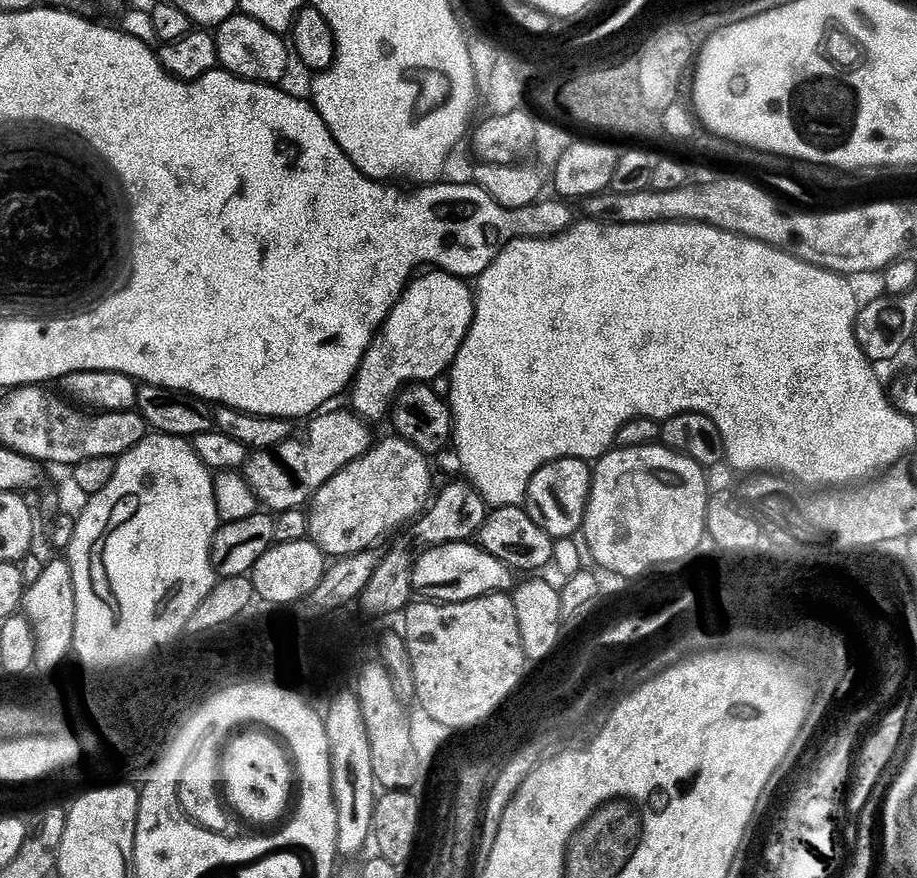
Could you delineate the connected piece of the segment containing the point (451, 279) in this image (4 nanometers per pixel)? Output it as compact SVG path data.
M428 270L417 275L404 289L400 300L390 310L384 325L380 327L372 344L366 350L364 361L360 363L360 369L356 371L356 379L350 388L351 411L365 422L380 420L383 416L385 419L396 397L405 388L413 384L428 384L434 378L445 375L456 361L458 350L474 322L475 309L476 297L467 279L451 276L449 272L439 270Z

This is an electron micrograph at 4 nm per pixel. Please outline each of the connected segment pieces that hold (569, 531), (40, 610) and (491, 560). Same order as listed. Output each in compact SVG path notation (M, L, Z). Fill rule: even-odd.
M566 458L543 464L538 474L530 478L527 512L530 519L533 519L554 541L575 537L583 529L584 515L588 509L588 495L592 489L592 473L589 461Z
M49 559L45 563L42 574L38 574L38 582L27 585L22 612L27 616L36 636L35 661L44 665L44 668L52 667L57 662L65 662L64 650L70 647L74 639L75 624L74 578L67 559Z
M454 543L438 545L417 555L412 568L412 587L417 593L425 592L429 601L457 604L488 596L491 592L507 593L514 584L512 575L511 567L488 554L479 543Z

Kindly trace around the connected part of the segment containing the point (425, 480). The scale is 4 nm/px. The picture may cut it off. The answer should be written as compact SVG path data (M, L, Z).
M389 435L389 440L377 439L366 454L347 464L338 474L330 478L317 491L310 501L308 514L308 535L312 543L324 551L325 557L343 558L356 556L359 552L375 549L376 543L383 536L388 536L399 524L408 526L429 507L433 499L432 468L428 465L429 457L410 442L399 436Z

